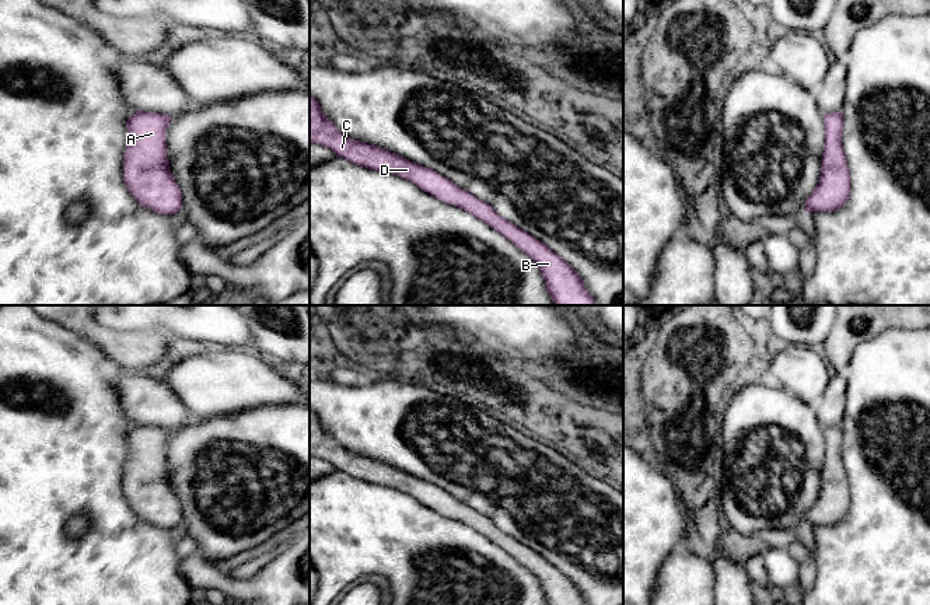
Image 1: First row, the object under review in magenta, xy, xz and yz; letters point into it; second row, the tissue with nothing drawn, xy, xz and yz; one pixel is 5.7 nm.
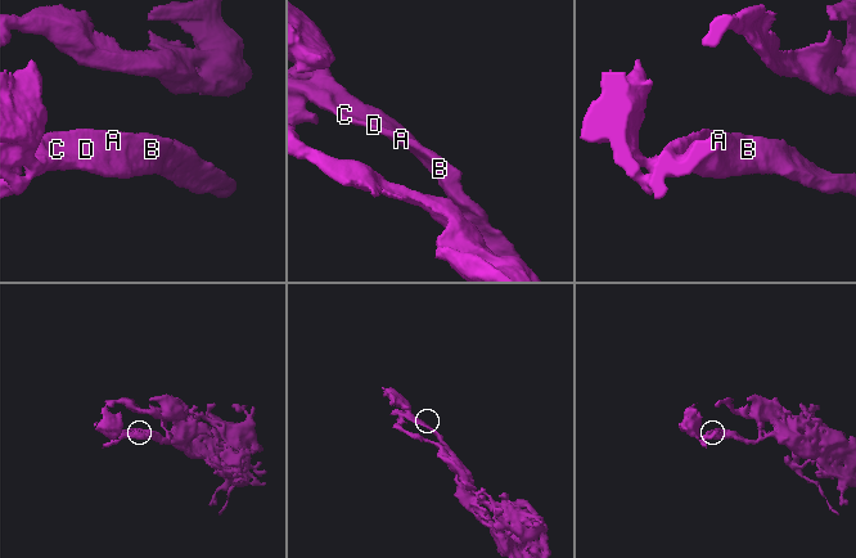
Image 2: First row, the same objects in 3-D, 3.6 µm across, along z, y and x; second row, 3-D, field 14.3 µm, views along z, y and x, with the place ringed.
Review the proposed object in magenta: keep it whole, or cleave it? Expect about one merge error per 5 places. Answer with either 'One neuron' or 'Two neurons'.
One neuron

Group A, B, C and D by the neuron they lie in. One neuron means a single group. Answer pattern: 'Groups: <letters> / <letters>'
Groups: A B C D

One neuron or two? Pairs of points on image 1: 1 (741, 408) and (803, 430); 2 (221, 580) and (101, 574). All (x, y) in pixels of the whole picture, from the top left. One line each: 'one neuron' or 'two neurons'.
1: one neuron
2: two neurons

